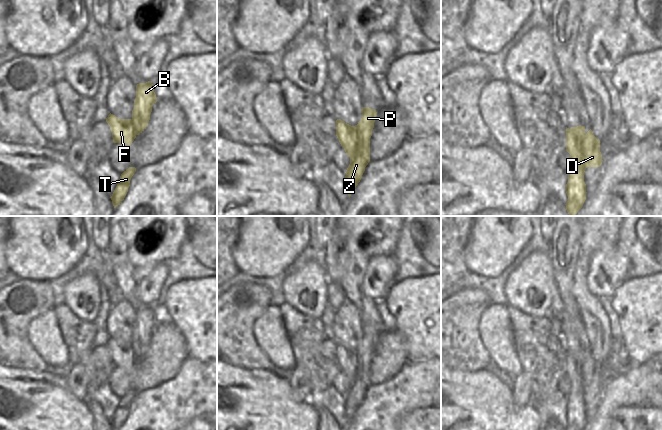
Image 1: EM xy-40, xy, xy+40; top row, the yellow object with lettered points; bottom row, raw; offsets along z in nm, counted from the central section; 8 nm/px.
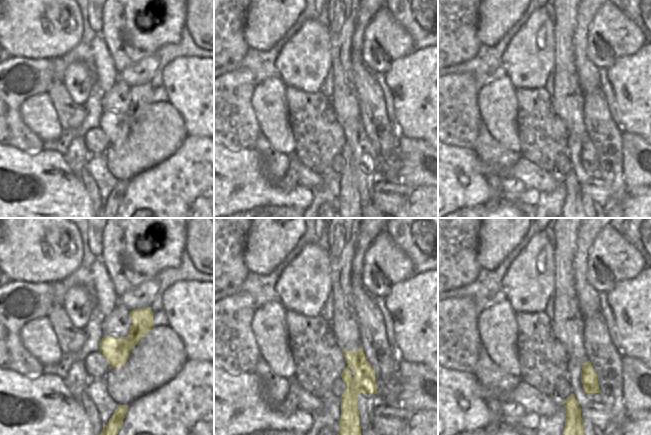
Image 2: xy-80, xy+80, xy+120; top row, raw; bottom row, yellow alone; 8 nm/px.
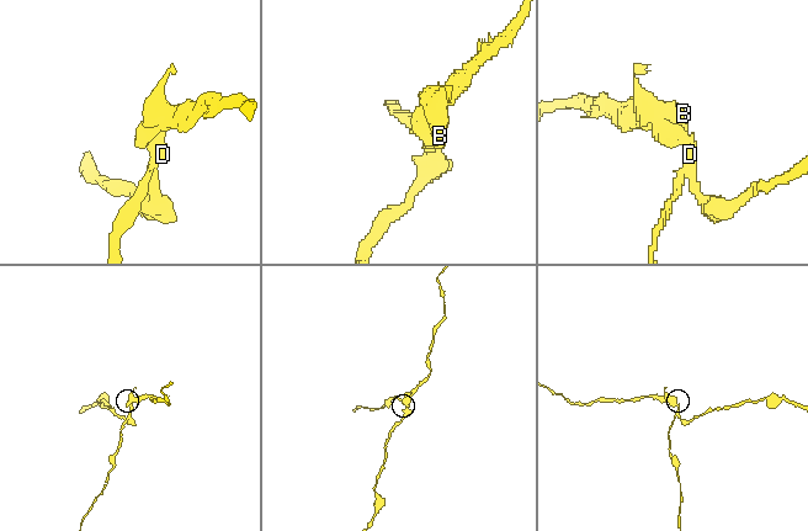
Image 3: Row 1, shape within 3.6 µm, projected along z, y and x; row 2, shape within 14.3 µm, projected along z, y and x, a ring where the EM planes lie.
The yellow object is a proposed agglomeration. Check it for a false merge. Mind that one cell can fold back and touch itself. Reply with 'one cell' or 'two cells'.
two cells

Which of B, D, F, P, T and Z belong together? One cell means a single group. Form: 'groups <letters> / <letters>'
groups B D P T Z / F

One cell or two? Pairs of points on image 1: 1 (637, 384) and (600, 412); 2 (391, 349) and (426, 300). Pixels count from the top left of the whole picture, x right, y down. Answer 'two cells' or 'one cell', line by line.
1: one cell
2: two cells

